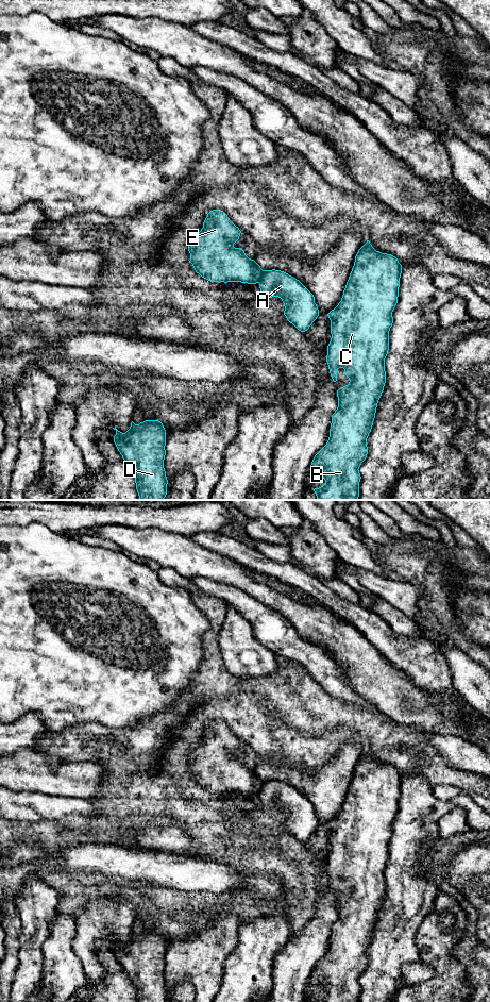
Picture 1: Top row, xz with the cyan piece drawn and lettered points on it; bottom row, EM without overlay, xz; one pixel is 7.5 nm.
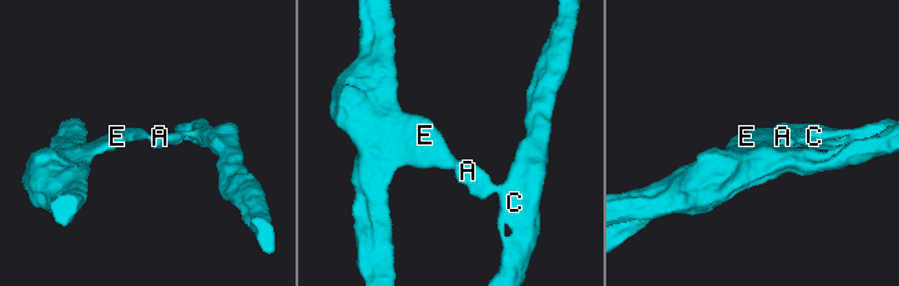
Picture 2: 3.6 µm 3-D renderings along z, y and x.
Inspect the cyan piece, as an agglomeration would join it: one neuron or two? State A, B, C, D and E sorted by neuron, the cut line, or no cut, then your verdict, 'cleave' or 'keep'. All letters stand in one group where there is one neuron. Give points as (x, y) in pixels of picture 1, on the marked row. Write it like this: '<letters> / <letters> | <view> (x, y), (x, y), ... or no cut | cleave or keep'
A B C / D E | xz (264, 270), (263, 277), (258, 282) | cleave

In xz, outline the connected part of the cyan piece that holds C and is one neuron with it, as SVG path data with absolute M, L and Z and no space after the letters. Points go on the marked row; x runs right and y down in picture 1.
M367 240L355 256L341 301L327 314L332 334L326 355L330 373L336 382L337 370L343 368L350 382L337 390L338 407L332 415L328 440L310 465L325 480L323 486L314 489L316 500L358 500L361 479L358 469L368 454L367 438L386 383L385 358L401 273L402 265L395 256L376 251Z

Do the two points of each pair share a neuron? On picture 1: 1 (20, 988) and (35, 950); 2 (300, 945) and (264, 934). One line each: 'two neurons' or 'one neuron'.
1: one neuron
2: two neurons

